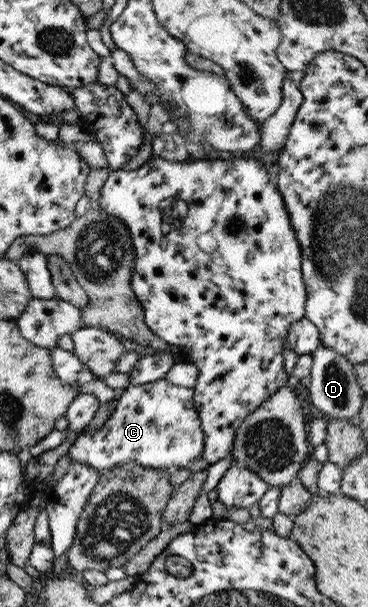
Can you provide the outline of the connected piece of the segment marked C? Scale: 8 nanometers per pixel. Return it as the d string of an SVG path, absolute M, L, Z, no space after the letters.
M165 378L154 380L139 386L126 387L119 400L115 402L112 414L98 429L89 433L85 430L70 446L67 456L72 461L86 463L98 472L107 471L112 467L134 461L140 466L166 470L172 474L177 468L188 468L193 460L201 457L203 448L203 433L200 430L201 421L197 418L196 410L192 403L193 390L181 388L167 382Z

